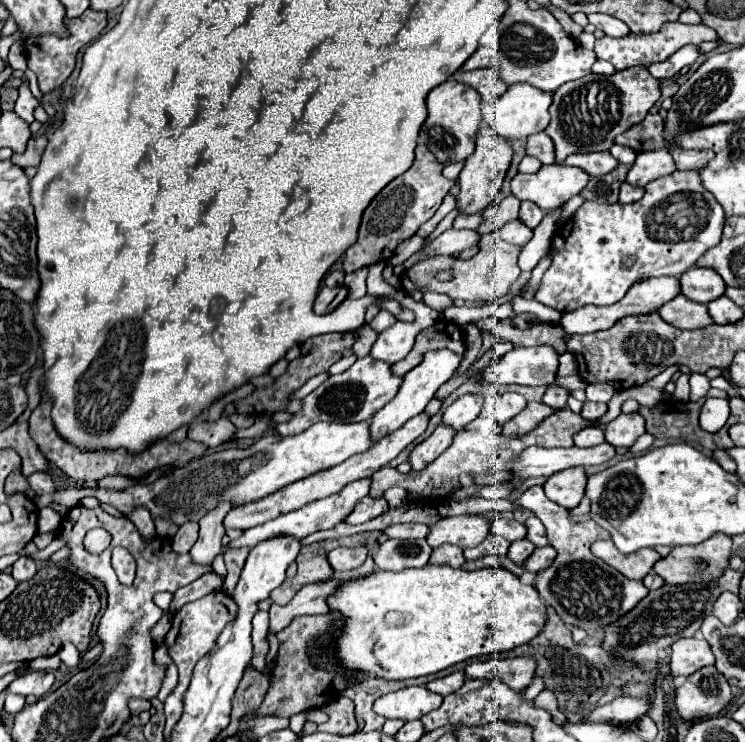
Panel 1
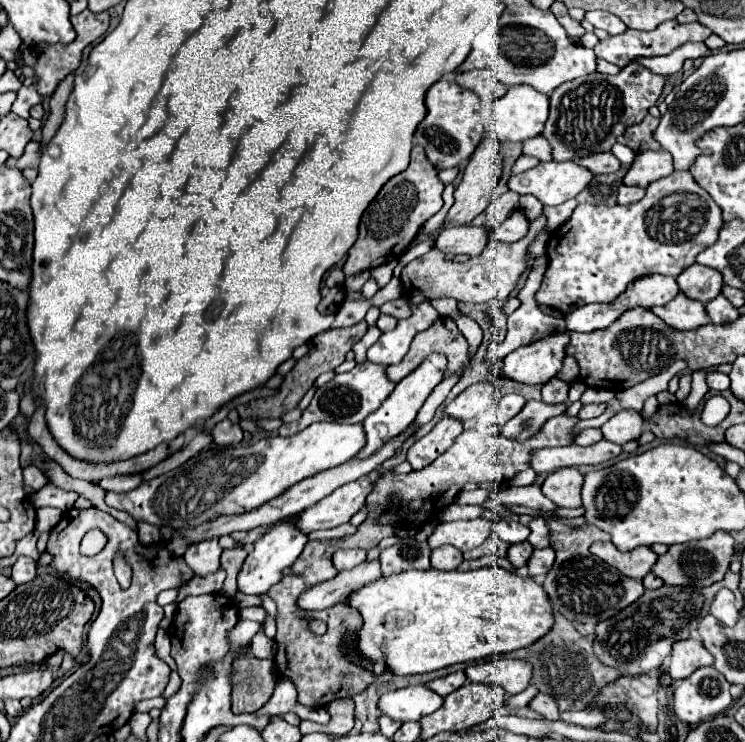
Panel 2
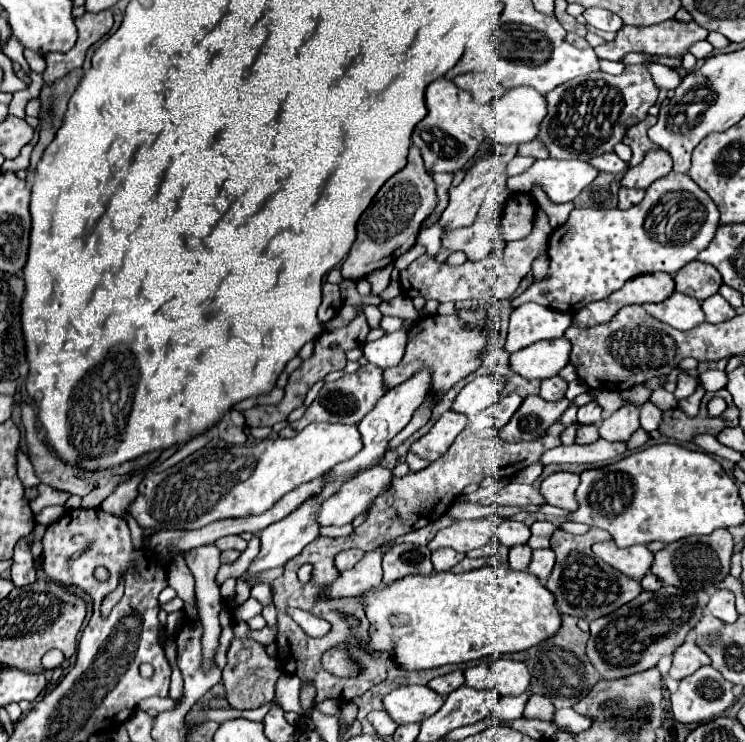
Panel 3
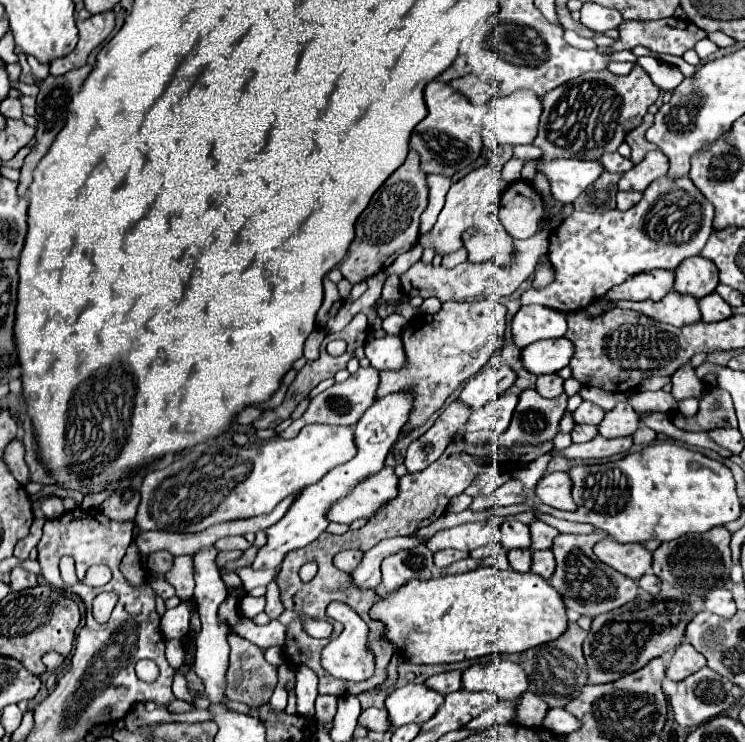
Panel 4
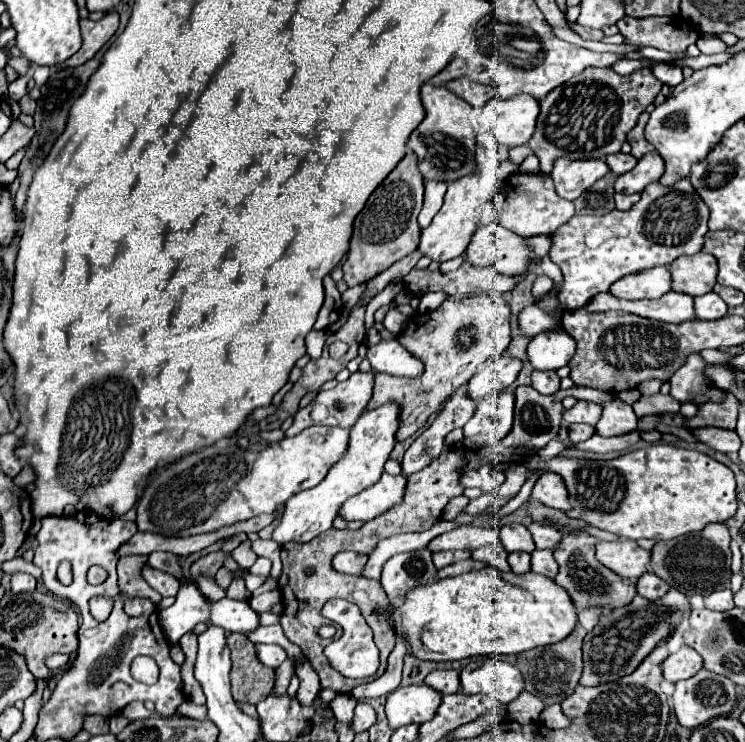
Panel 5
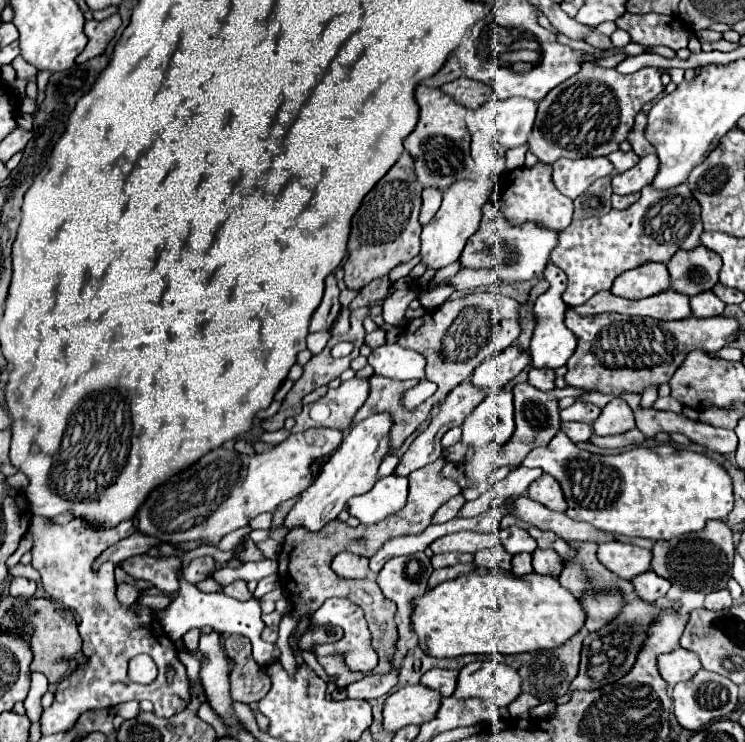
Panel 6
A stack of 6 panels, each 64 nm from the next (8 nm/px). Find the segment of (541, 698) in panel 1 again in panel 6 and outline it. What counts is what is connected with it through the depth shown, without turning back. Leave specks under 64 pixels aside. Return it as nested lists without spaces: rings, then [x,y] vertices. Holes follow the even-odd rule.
[[[520,694],[510,706],[508,706],[508,712],[510,712],[510,716],[514,716],[514,718],[528,718],[528,710],[530,708],[534,708],[534,706],[538,706],[540,702],[534,698],[534,696],[530,696],[530,694]]]

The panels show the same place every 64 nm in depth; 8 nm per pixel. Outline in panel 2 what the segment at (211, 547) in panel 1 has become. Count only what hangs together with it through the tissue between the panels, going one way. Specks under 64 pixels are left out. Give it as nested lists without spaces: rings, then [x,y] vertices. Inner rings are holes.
[[[210,538],[198,544],[192,544],[186,550],[184,560],[198,578],[204,578],[220,568],[220,554],[222,554],[222,548],[218,546],[218,538]]]

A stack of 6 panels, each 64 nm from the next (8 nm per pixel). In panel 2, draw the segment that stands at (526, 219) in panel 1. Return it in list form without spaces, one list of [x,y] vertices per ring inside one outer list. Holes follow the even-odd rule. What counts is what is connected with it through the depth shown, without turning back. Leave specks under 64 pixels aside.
[[[532,194],[520,196],[520,206],[524,208],[524,212],[526,212],[528,220],[538,218],[538,216],[540,216],[540,212],[542,212],[542,202],[540,202],[536,196],[532,196]]]

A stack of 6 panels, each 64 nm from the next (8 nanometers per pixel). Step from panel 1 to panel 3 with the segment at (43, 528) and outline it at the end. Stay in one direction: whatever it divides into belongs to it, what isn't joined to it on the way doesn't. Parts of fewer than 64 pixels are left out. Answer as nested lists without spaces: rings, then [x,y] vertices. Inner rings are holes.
[[[48,506],[48,508],[44,508],[44,510],[40,512],[40,516],[38,516],[36,520],[48,526],[48,524],[56,522],[60,516],[62,516],[62,506]]]

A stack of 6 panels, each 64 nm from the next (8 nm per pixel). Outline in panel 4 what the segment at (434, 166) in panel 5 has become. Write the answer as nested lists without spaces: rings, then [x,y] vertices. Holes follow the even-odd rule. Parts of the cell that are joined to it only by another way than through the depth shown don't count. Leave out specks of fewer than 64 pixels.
[[[436,80],[426,84],[424,102],[428,108],[428,116],[414,128],[410,148],[420,154],[420,168],[424,174],[442,174],[452,178],[460,170],[460,166],[470,166],[482,150],[480,132],[470,122],[472,104],[448,84]]]

